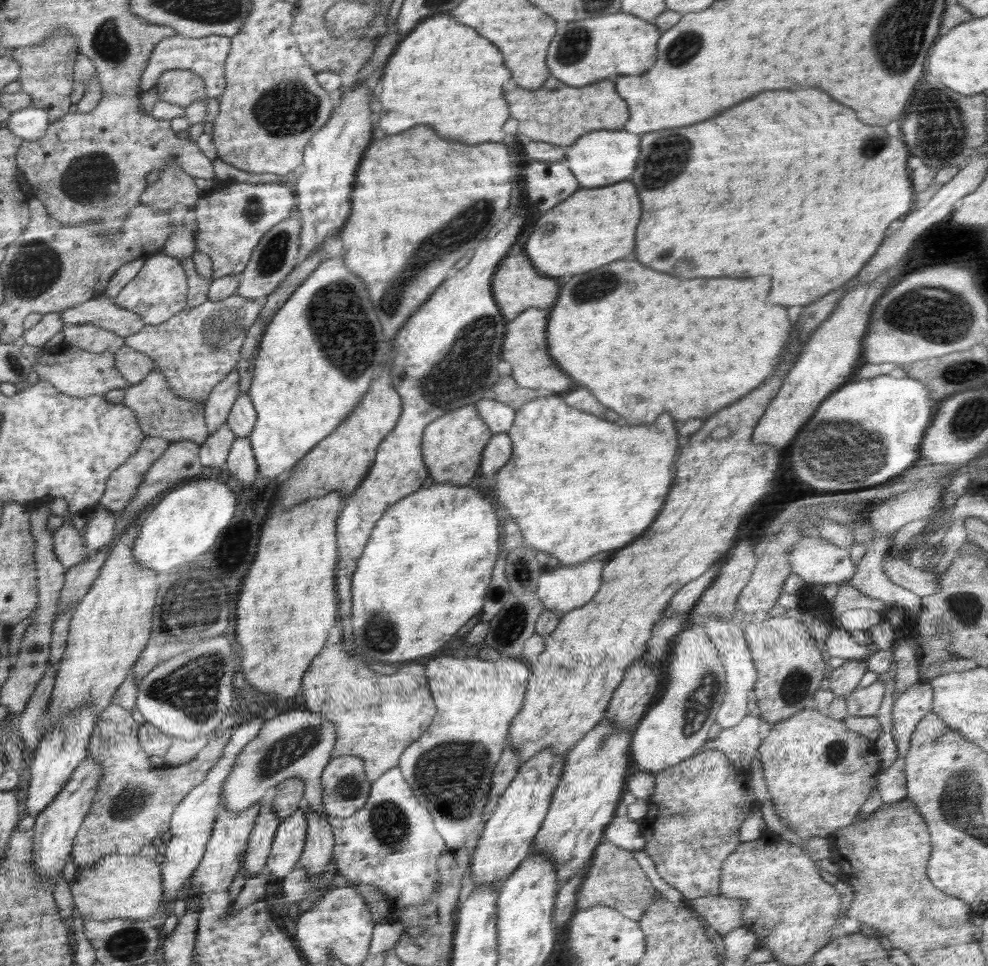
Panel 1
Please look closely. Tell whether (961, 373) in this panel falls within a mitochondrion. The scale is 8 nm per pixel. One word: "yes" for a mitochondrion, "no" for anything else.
yes

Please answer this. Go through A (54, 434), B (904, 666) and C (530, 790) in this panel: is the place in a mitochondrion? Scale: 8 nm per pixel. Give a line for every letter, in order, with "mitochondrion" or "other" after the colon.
A: other
B: other
C: other

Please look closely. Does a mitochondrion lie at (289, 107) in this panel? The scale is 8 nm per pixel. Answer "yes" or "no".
yes

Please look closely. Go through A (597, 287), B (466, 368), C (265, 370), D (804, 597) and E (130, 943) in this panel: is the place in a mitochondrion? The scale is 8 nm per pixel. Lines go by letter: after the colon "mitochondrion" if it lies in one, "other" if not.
A: mitochondrion
B: mitochondrion
C: other
D: other
E: mitochondrion

